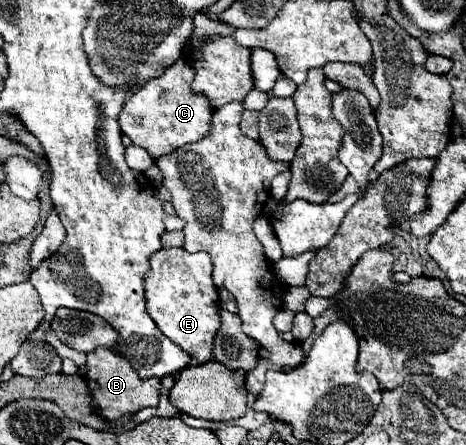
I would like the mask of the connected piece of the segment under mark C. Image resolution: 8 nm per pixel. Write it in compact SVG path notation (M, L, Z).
M182 59L176 61L172 67L164 71L162 77L148 81L148 85L136 89L130 97L126 97L126 103L118 115L122 135L126 135L134 145L144 147L148 155L154 159L154 165L144 173L154 183L154 187L161 187L163 181L162 173L156 165L158 157L168 155L174 149L186 143L194 143L208 135L214 111L202 95L190 91L192 77L194 69L184 65Z

